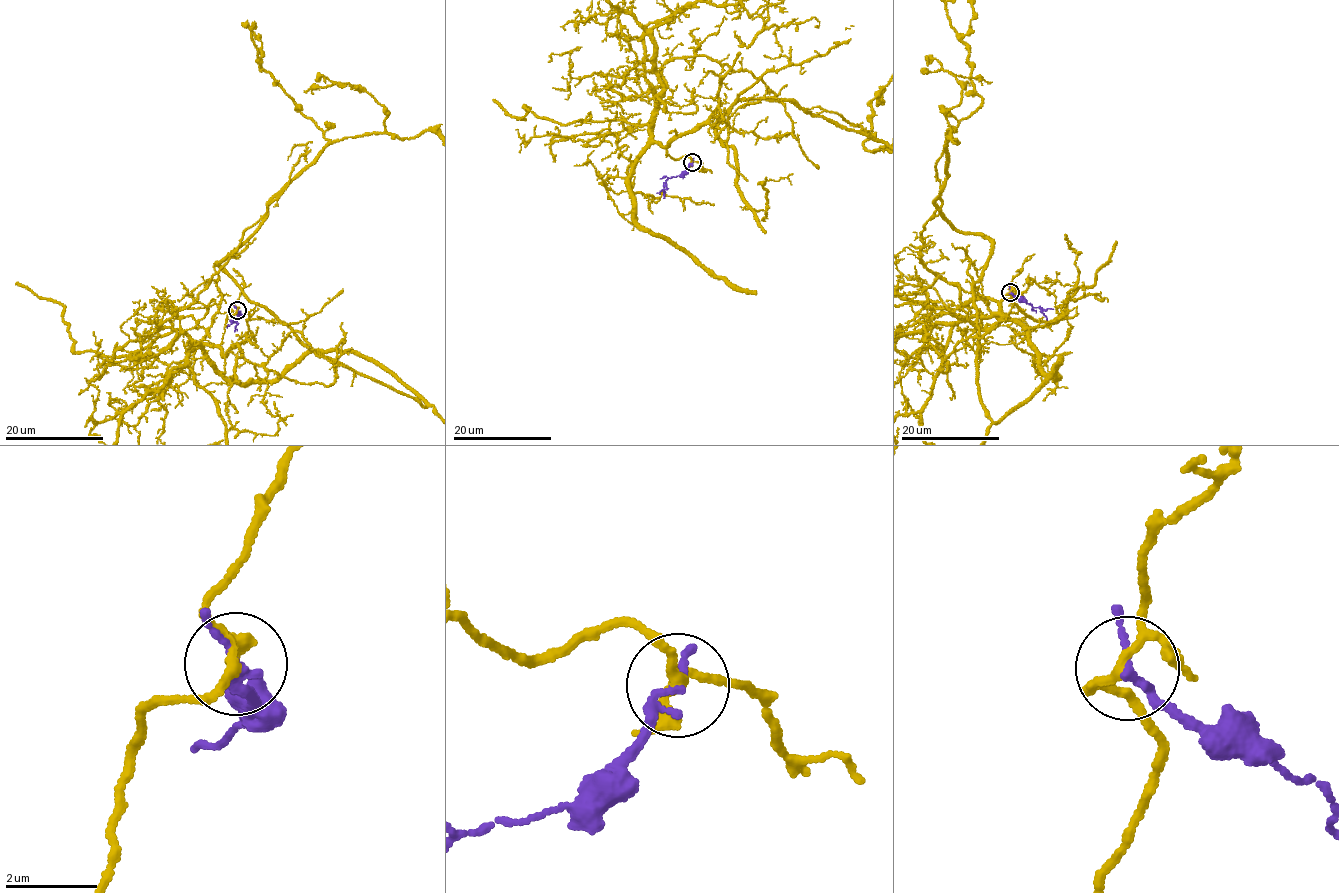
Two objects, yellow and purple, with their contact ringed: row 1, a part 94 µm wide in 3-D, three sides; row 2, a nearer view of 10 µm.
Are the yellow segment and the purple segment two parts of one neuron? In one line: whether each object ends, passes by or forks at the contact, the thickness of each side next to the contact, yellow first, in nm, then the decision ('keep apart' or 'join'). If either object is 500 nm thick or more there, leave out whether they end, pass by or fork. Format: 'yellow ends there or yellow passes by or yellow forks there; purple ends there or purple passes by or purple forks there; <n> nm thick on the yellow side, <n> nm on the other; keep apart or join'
yellow forks there; purple forks there; 160 nm thick on the yellow side, 120 nm on the other; keep apart

